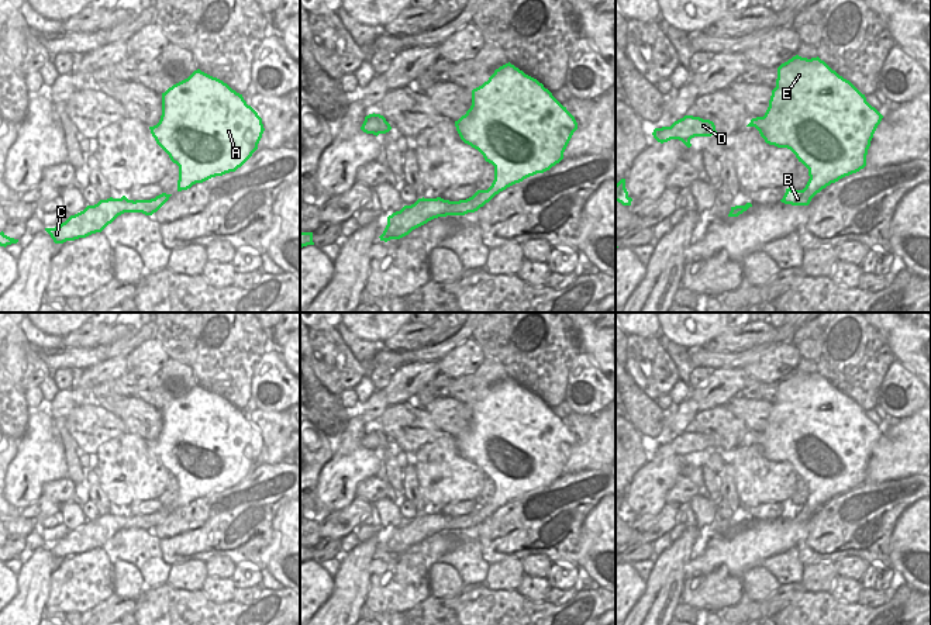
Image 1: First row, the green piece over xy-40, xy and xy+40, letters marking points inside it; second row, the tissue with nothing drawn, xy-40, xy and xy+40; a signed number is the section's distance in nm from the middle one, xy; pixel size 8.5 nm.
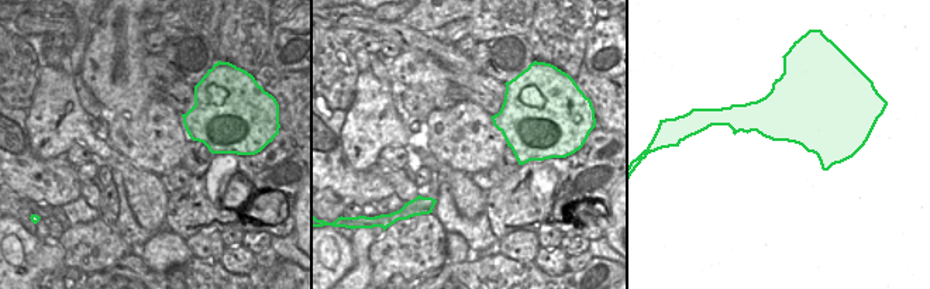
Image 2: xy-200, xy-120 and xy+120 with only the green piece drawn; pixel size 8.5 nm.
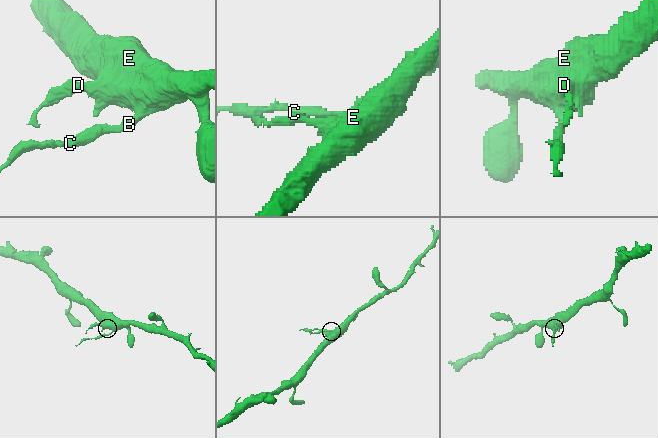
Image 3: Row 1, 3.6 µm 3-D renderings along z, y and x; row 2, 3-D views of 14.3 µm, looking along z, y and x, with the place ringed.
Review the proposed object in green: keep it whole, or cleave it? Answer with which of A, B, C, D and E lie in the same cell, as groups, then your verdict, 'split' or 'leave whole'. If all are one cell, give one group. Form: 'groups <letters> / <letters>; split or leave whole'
groups A D E / B C; split

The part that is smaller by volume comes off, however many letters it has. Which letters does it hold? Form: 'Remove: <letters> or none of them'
Remove: B, C

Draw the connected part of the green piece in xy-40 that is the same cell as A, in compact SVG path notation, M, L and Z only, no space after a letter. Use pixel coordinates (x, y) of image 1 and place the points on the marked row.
M200 69L162 93L161 120L149 130L179 166L177 191L235 172L265 131L242 94Z

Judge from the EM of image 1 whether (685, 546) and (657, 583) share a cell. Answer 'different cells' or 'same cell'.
same cell

